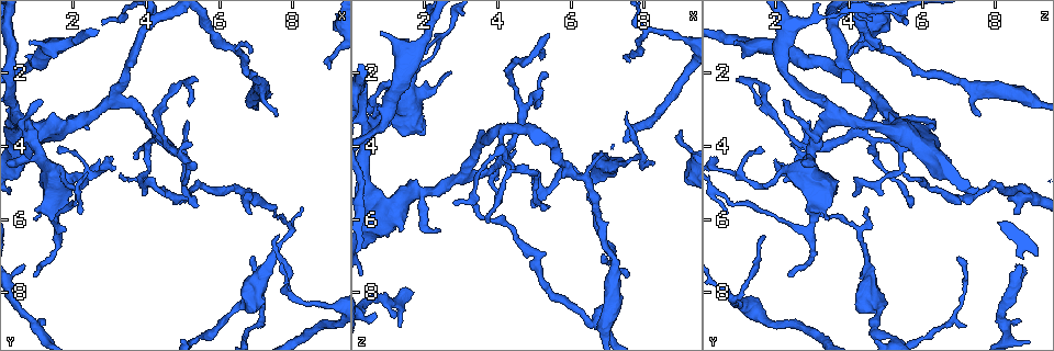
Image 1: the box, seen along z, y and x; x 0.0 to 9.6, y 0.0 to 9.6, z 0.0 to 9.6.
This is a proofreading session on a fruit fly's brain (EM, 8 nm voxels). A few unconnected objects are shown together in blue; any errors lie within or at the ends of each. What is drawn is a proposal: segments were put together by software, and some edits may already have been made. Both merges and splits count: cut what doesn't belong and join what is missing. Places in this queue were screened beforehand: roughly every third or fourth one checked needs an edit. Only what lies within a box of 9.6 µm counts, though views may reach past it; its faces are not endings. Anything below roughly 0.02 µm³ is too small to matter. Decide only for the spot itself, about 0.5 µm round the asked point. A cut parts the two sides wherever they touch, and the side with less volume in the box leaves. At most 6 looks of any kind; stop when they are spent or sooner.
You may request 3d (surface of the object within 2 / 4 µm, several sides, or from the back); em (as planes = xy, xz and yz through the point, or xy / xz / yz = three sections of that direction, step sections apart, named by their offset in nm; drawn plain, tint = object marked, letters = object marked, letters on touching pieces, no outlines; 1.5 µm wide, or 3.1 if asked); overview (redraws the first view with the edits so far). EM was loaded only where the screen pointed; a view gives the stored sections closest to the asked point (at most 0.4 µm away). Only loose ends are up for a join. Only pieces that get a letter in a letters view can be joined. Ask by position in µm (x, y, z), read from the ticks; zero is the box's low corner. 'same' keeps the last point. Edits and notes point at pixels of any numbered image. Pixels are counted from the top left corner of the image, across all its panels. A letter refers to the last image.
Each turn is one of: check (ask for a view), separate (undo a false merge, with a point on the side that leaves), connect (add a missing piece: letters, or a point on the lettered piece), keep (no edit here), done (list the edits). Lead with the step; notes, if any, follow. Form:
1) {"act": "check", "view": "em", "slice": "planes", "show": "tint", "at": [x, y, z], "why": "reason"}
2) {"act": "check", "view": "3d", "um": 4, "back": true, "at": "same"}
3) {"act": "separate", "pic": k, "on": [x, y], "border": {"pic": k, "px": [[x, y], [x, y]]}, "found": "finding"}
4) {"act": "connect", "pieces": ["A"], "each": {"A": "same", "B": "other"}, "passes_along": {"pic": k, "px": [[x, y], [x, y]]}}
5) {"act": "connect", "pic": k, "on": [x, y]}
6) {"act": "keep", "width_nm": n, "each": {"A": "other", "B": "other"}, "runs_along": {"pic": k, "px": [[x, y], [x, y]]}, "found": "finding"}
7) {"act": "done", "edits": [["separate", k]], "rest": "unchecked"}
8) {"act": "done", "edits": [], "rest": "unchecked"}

{"act": "check", "view": "em", "slice": "planes", "show": "letters", "at": [0.75, 1.10, 0.90], "why": "an open end"}

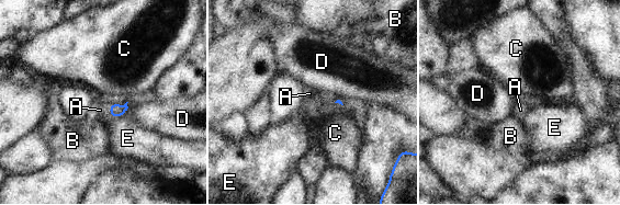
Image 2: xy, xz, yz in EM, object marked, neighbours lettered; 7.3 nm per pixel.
{"act": "connect", "pieces": ["A"], "each": {"A": "same", "B": "other", "C": "other", "D": "other", "E": "other"}, "passes_along": {"pic": 2, "px": [[115, 110], [110, 110], [100, 110]]}, "found": "it goes on there"}

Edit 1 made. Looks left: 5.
{"act": "check", "view": "em", "slice": "planes", "show": "letters", "at": [1.65, 4.25, 1.45], "why": "an open end"}

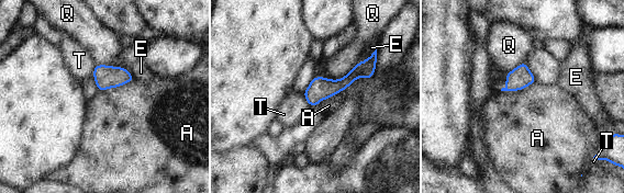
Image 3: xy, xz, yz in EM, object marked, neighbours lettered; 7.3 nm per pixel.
{"act": "keep", "width_nm": 130, "each": {"A": "other", "E": "other", "Q": "other", "T": "other"}, "border": {"pic": 3, "px": [[134, 81], [98, 91]]}, "found": "no lettered piece goes on from it"}

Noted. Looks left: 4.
{"act": "check", "view": "3d", "um": 4, "at": [8.00, 8.20, 0.85], "why": "branch point"}

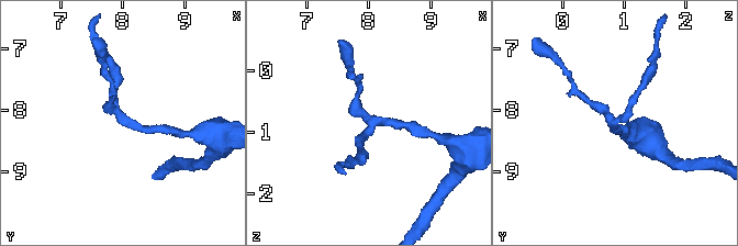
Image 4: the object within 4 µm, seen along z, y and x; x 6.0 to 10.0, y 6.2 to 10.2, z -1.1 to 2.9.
{"act": "check", "view": "em", "slice": "planes", "show": "letters", "at": [8.05, 8.20, 0.80], "arms": 3}

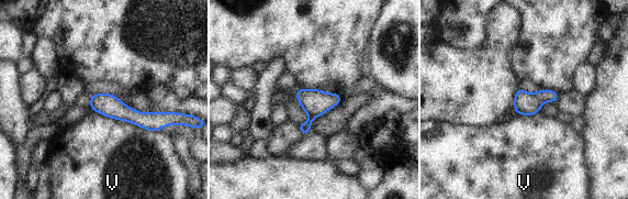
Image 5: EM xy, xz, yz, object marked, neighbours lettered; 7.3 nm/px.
{"act": "keep", "width_nm": 160, "each": {"V": "other"}, "found": "all the same cell"}

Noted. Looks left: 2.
{"act": "done", "edits": [["connect", 2]], "rest": "unchecked"}

